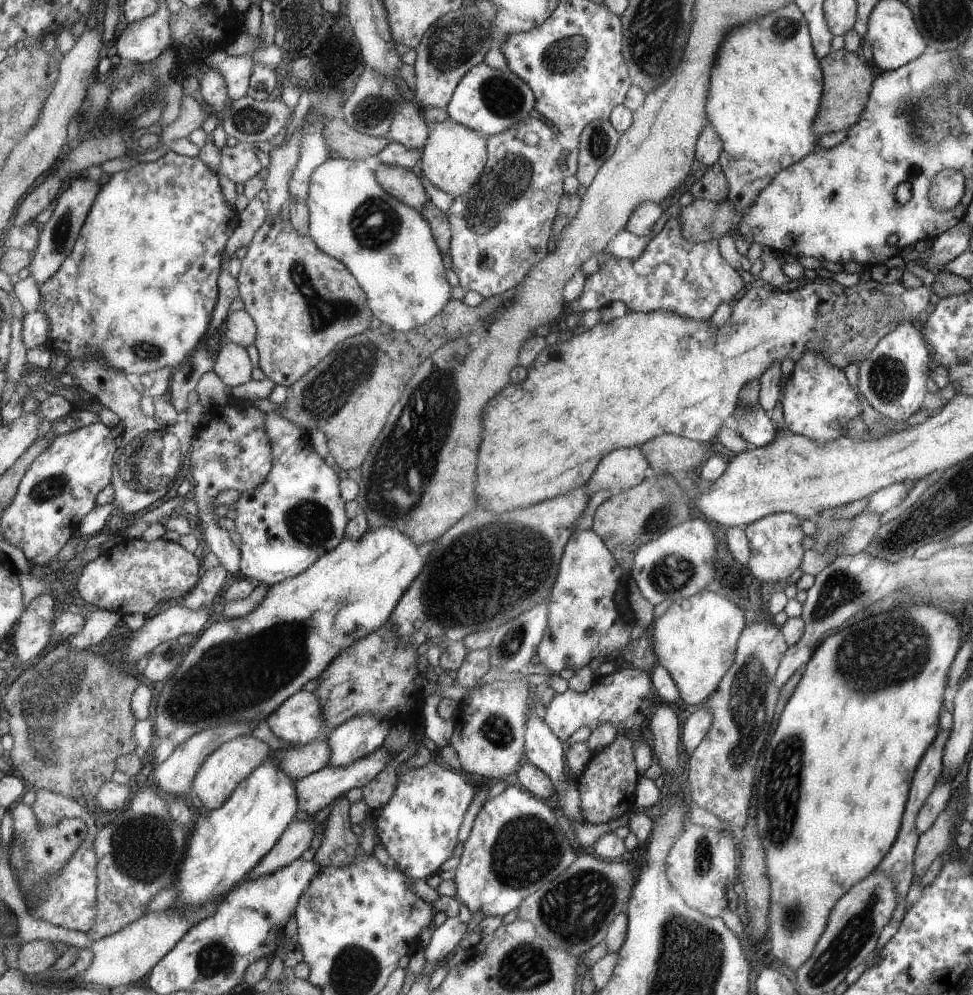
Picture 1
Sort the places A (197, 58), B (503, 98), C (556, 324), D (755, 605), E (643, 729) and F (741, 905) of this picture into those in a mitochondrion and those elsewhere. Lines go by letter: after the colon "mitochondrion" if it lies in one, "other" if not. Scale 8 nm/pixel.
A: other
B: mitochondrion
C: other
D: other
E: other
F: other

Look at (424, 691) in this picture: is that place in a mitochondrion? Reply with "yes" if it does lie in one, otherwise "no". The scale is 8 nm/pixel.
no

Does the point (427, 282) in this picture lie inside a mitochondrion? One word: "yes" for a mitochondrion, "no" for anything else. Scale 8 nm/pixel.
no

